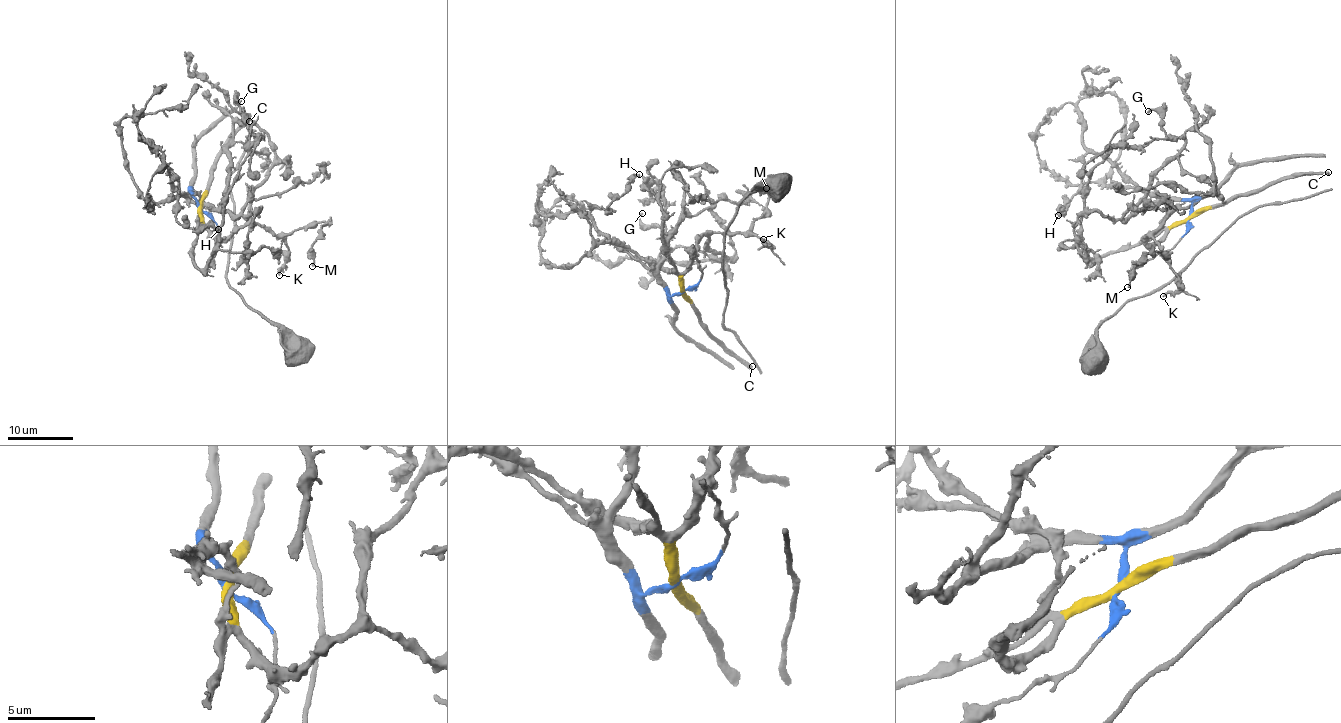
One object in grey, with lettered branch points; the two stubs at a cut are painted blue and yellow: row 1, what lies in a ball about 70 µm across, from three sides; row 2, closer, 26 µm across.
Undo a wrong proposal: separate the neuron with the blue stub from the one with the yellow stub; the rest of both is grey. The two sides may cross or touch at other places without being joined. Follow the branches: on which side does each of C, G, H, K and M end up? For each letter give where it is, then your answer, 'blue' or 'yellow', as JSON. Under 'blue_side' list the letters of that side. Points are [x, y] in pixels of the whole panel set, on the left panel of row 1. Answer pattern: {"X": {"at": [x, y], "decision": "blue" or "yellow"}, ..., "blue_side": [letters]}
{"C": {"at": [249, 121], "decision": "yellow"}, "G": {"at": [241, 101], "decision": "blue"}, "H": {"at": [218, 229], "decision": "blue"}, "K": {"at": [279, 275], "decision": "yellow"}, "M": {"at": [312, 266], "decision": "yellow"}, "blue_side": ["G", "H"]}

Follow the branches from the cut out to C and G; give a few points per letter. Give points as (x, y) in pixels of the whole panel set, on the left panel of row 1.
C: (199, 207), (219, 155), (240, 128), (249, 122)
G: (199, 207), (189, 193), (196, 203), (220, 205), (231, 126), (244, 121), (237, 99), (241, 101)

